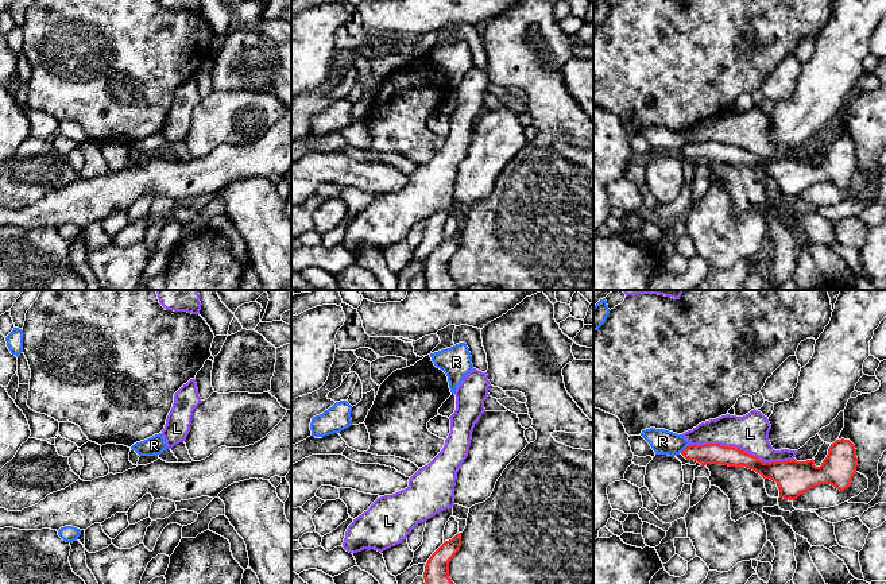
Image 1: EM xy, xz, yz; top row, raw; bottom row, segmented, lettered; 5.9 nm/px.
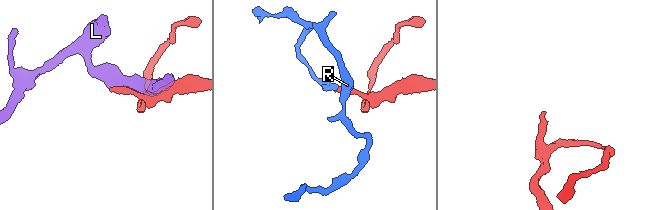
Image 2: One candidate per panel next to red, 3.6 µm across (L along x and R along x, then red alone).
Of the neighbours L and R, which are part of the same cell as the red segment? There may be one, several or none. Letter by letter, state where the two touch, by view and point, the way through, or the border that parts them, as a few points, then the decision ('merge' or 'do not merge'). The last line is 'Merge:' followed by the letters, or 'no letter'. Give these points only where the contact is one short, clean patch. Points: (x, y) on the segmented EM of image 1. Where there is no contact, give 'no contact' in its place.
L: contact yz (741, 449); do not merge
R: contact yz (685, 448); border yz (689, 445), (680, 452); do not merge
Merge: no letter

